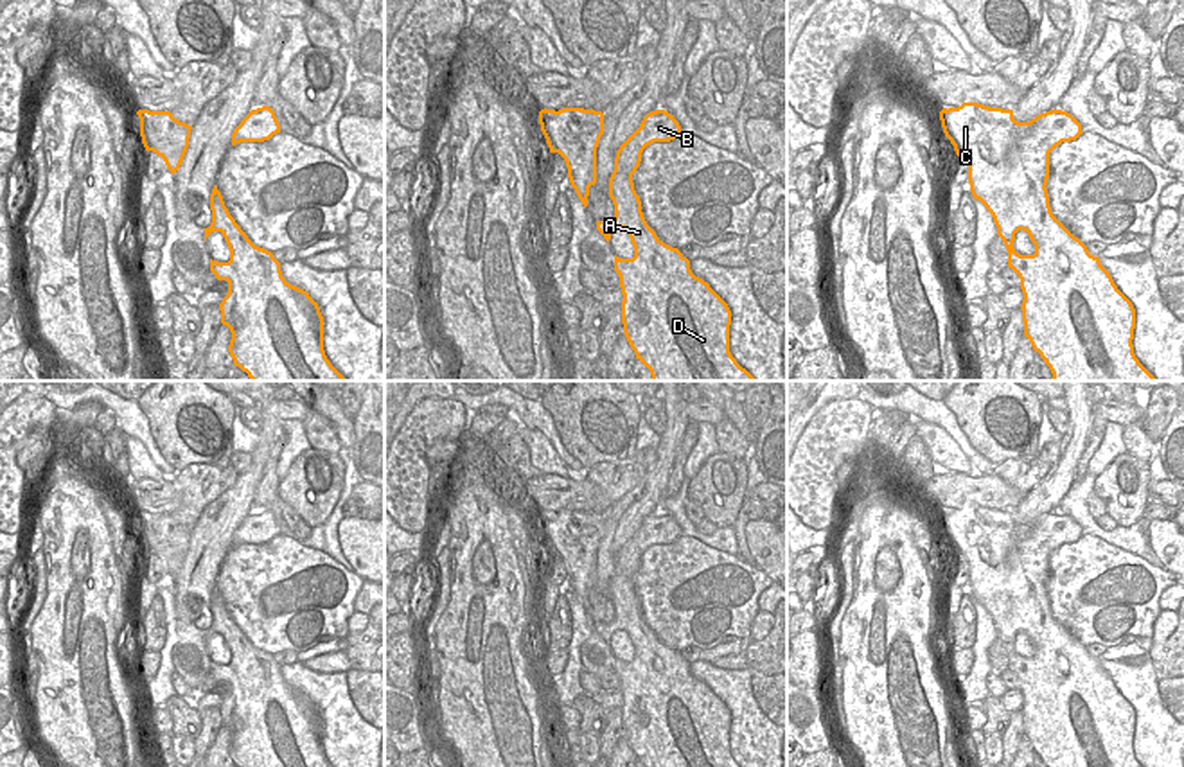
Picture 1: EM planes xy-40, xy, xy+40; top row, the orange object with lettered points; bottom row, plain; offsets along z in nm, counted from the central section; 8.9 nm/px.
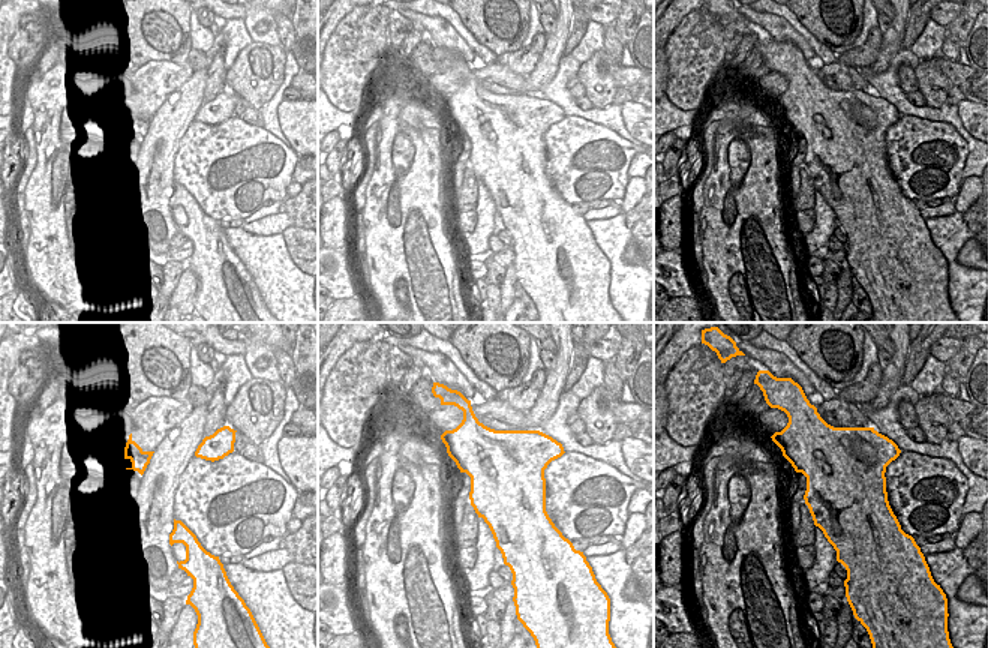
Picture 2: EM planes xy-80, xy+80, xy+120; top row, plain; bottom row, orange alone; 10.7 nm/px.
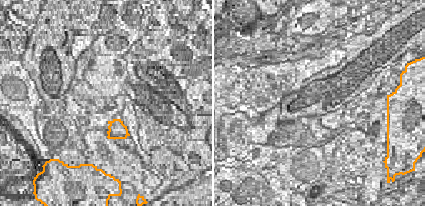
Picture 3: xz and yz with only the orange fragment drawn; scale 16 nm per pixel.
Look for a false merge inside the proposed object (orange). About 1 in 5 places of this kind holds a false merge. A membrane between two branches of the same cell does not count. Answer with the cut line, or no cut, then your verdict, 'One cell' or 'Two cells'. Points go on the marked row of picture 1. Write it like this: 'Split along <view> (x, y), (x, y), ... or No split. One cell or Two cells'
No split. One cell

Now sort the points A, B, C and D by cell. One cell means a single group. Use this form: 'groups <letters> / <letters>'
groups A B C D

